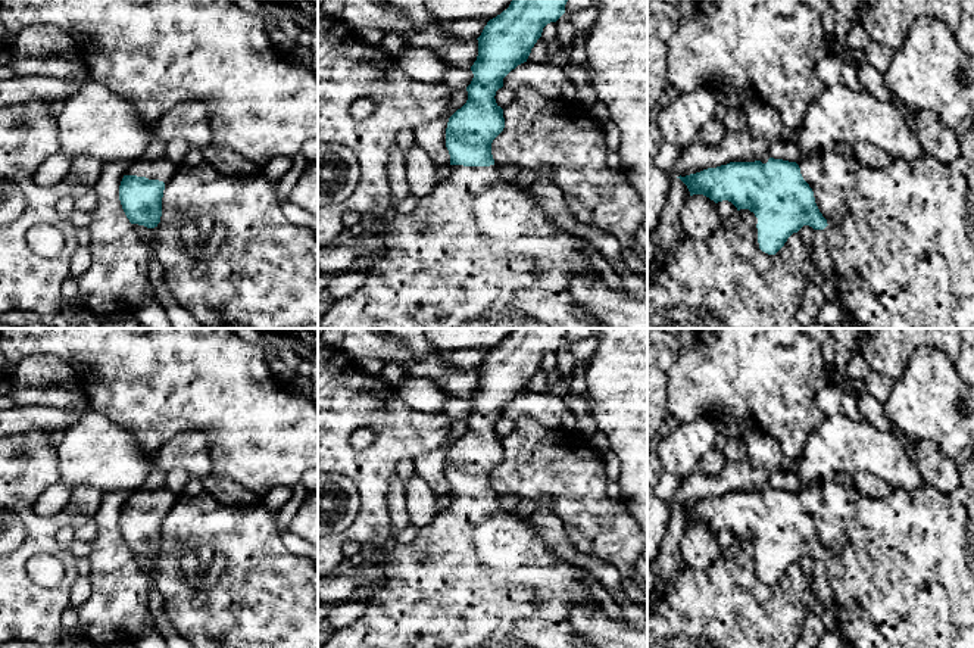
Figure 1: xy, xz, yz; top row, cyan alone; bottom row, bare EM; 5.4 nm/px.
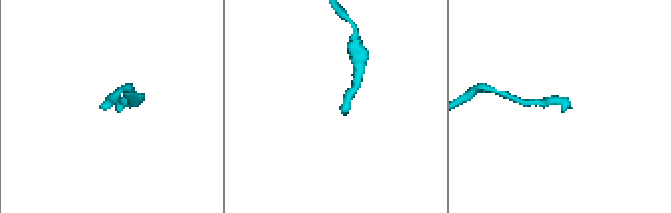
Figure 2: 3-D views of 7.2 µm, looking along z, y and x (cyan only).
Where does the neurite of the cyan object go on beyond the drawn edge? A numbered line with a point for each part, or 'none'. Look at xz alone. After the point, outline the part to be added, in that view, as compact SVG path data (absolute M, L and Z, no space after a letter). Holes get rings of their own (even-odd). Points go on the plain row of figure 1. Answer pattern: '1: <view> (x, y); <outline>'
1: xz (478, 576); M496 493L490 496L450 495L449 507L440 510L436 520L422 527L412 543L394 542L378 557L388 566L384 583L365 598L366 608L355 623L335 629L325 639L325 644L331 648L594 648L581 639L571 624L571 607L594 601L581 576L581 567L562 561L543 538L531 529L527 517L499 505Z

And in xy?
1: xy (164, 499); M163 486L154 490L140 489L129 493L125 505L146 507L149 510L159 510L166 514L178 501L179 496Z

